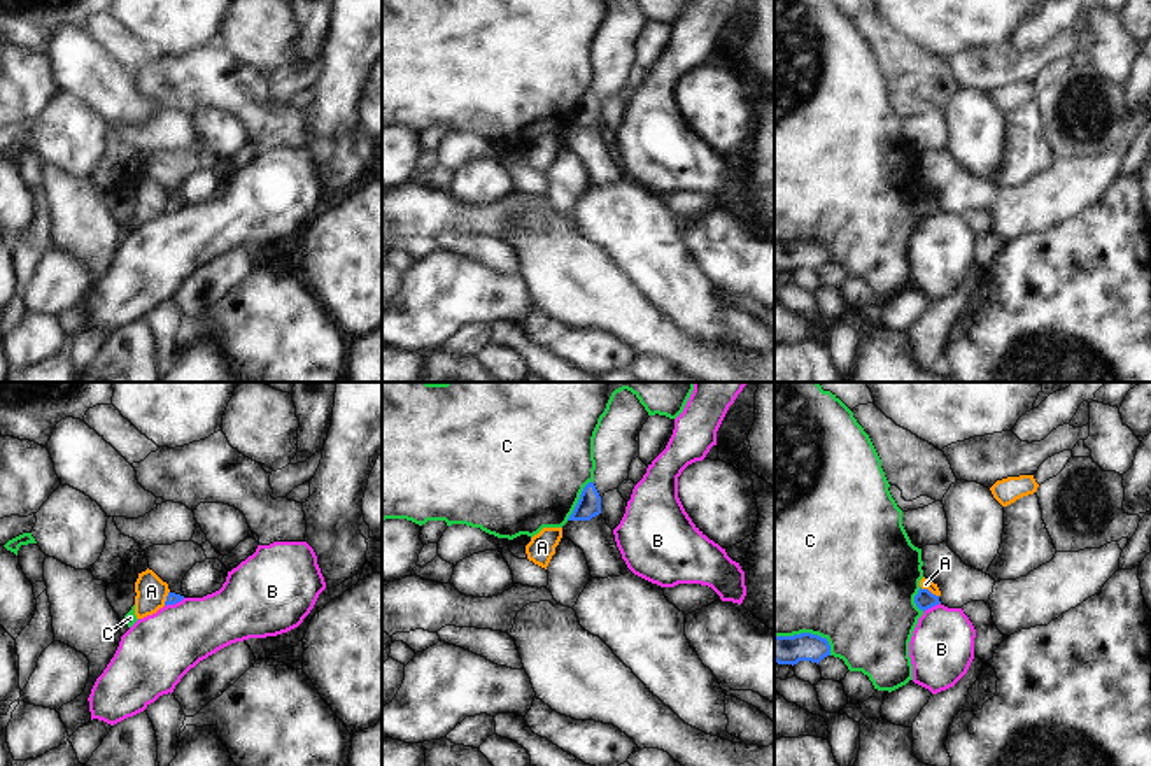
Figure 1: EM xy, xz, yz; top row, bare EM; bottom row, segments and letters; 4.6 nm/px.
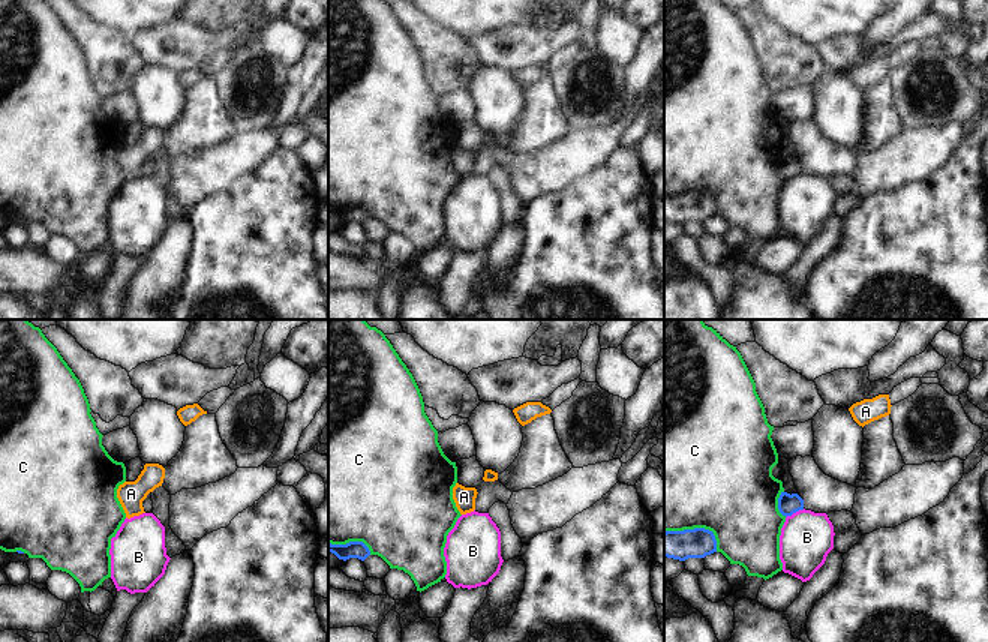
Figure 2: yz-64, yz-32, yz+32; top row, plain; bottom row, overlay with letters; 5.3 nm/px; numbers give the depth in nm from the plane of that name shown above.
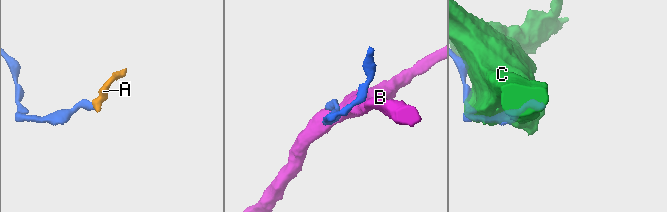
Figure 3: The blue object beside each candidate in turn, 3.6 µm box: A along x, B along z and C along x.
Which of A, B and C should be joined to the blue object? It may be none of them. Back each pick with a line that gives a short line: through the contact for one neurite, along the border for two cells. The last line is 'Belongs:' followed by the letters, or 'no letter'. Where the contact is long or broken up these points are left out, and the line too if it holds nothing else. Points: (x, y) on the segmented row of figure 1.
Belongs: no letter

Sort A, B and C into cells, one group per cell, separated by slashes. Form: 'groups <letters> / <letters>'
groups A / B / C

